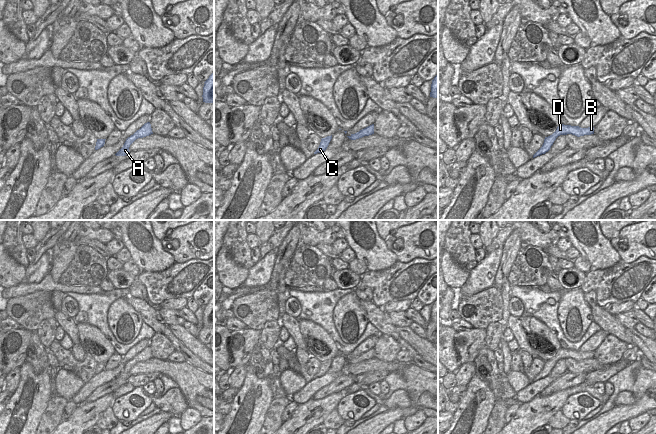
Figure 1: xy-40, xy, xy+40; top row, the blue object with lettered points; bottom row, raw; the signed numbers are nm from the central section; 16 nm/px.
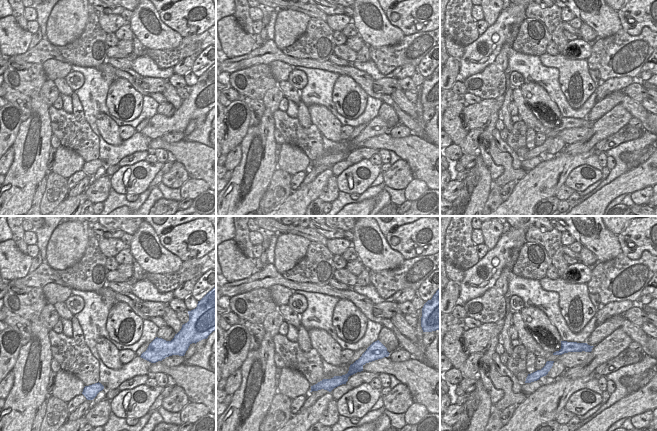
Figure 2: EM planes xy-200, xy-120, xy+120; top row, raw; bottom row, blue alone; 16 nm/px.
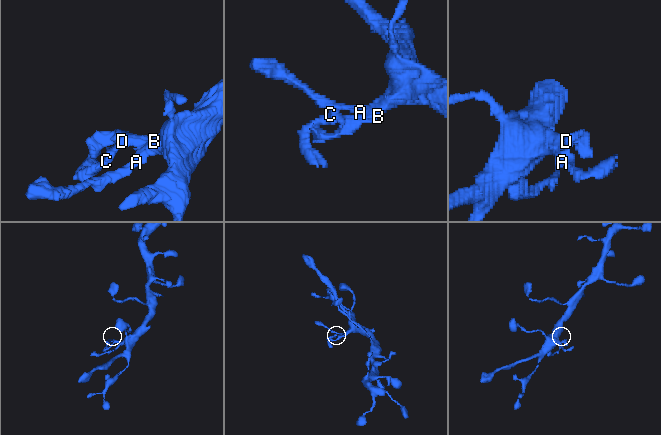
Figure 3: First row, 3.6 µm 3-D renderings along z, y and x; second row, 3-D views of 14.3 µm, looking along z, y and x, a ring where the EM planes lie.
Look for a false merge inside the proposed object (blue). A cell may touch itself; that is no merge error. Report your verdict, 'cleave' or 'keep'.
cleave

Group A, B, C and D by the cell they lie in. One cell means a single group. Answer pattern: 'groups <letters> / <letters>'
groups A B D / C

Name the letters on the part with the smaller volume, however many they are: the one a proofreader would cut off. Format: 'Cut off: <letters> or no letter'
Cut off: C

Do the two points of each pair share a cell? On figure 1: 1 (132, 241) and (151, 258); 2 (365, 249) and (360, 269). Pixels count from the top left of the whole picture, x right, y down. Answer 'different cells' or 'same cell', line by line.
1: same cell
2: different cells

